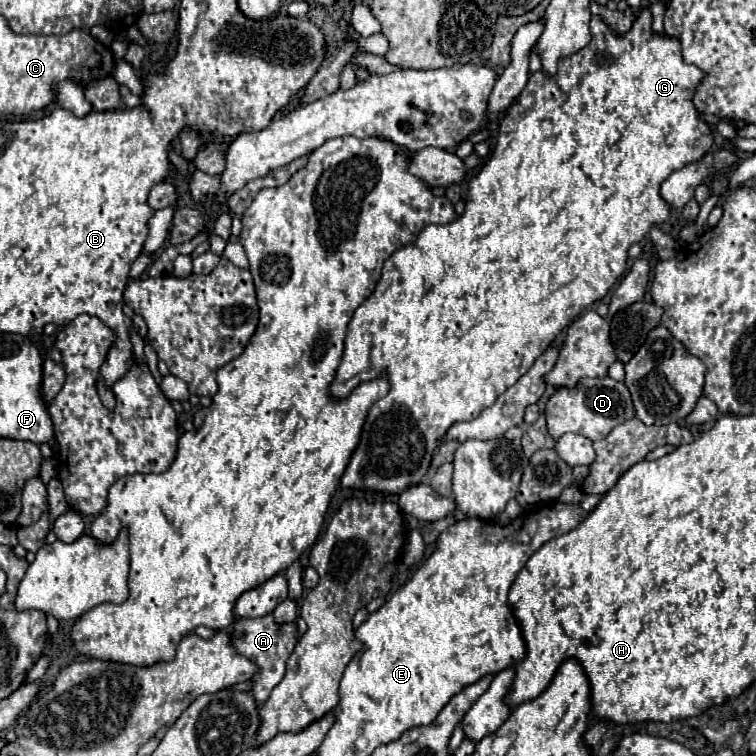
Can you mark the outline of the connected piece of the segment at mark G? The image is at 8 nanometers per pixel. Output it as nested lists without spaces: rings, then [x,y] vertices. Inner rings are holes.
[[[642,8],[640,10],[640,14],[636,16],[636,20],[634,20],[634,26],[632,26],[632,30],[624,36],[624,38],[618,38],[618,36],[614,36],[612,32],[610,32],[610,28],[598,18],[598,16],[592,16],[592,22],[590,22],[590,30],[592,30],[592,40],[590,40],[590,44],[586,46],[586,48],[582,48],[582,50],[578,50],[576,54],[572,54],[572,56],[566,56],[566,58],[562,58],[560,60],[560,64],[558,64],[558,74],[556,76],[546,76],[544,72],[534,72],[532,76],[530,76],[530,80],[528,80],[528,84],[526,84],[526,88],[522,90],[522,94],[516,98],[516,102],[506,110],[506,116],[500,120],[500,128],[498,128],[498,138],[496,138],[496,146],[494,146],[494,150],[492,150],[492,156],[490,156],[490,160],[486,162],[486,166],[480,170],[480,174],[478,176],[474,176],[472,180],[470,180],[470,184],[468,184],[468,196],[466,196],[466,208],[464,208],[464,214],[462,216],[458,216],[454,222],[450,222],[450,224],[444,224],[444,226],[440,226],[440,224],[428,224],[420,234],[418,234],[418,238],[416,238],[416,242],[412,242],[412,244],[408,244],[408,246],[404,246],[404,248],[400,248],[400,250],[396,250],[386,262],[384,262],[384,268],[382,268],[382,278],[380,278],[380,282],[378,282],[378,286],[376,286],[376,290],[372,292],[372,296],[354,312],[354,318],[350,320],[350,324],[348,324],[348,336],[346,336],[346,346],[344,346],[344,356],[342,356],[342,364],[340,364],[340,368],[338,368],[338,372],[336,372],[336,378],[334,378],[334,382],[330,384],[330,388],[328,388],[328,394],[332,396],[332,398],[336,398],[336,400],[342,400],[342,398],[346,398],[346,394],[352,394],[352,390],[356,388],[356,386],[360,386],[362,382],[368,382],[368,380],[374,380],[374,378],[386,378],[388,380],[388,384],[390,384],[390,392],[384,396],[384,398],[380,398],[378,402],[374,402],[374,406],[370,408],[370,412],[368,412],[368,418],[366,418],[366,422],[364,422],[364,428],[362,428],[362,434],[360,434],[360,442],[358,442],[358,446],[356,446],[356,450],[354,450],[354,454],[352,454],[352,458],[350,458],[350,462],[348,462],[348,466],[346,466],[346,472],[344,472],[344,476],[342,476],[342,482],[340,482],[340,486],[344,486],[344,488],[352,488],[352,490],[370,490],[370,492],[380,492],[380,494],[396,494],[396,496],[400,496],[406,488],[410,488],[410,486],[418,486],[418,484],[422,484],[424,482],[424,476],[428,474],[428,470],[430,470],[430,462],[432,462],[432,456],[434,456],[434,452],[436,452],[436,448],[440,446],[440,442],[442,442],[442,438],[444,438],[444,434],[448,432],[448,428],[452,426],[452,424],[456,424],[456,422],[466,422],[466,420],[474,420],[480,412],[482,412],[482,408],[486,408],[486,406],[492,406],[494,402],[496,402],[496,398],[508,388],[508,386],[514,386],[528,370],[530,370],[530,366],[534,364],[534,360],[552,344],[552,340],[582,312],[582,310],[586,310],[586,308],[590,308],[594,302],[598,302],[598,300],[602,300],[606,294],[608,294],[608,290],[616,284],[616,280],[624,274],[624,270],[626,270],[626,260],[628,260],[628,248],[634,244],[634,242],[640,242],[648,232],[650,232],[650,228],[652,226],[656,226],[656,224],[662,224],[666,218],[668,218],[668,214],[670,214],[670,206],[660,198],[660,184],[672,174],[672,172],[676,172],[676,170],[680,170],[680,168],[684,168],[686,164],[692,164],[692,162],[698,162],[698,160],[702,160],[704,158],[704,154],[710,150],[710,146],[712,146],[712,142],[714,142],[714,138],[712,138],[712,132],[710,132],[710,126],[708,124],[704,124],[700,118],[698,118],[698,112],[696,112],[696,108],[694,108],[694,104],[692,104],[692,94],[694,94],[694,88],[696,88],[696,84],[700,82],[700,78],[702,78],[702,72],[700,72],[700,68],[696,68],[694,64],[686,64],[684,62],[684,58],[682,58],[682,54],[680,54],[680,42],[678,40],[670,40],[670,38],[666,38],[664,34],[654,34],[652,32],[652,14],[650,14],[650,10],[648,8]]]

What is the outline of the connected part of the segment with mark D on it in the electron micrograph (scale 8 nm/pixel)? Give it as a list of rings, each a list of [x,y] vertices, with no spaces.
[[[582,378],[572,388],[558,388],[546,404],[546,424],[554,440],[566,432],[586,436],[590,440],[602,440],[614,426],[634,418],[634,406],[624,382],[604,378]]]

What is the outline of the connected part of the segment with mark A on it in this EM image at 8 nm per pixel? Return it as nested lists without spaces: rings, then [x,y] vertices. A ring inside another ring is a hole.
[[[268,612],[266,616],[260,618],[236,618],[236,624],[230,632],[230,644],[234,650],[248,660],[252,660],[258,668],[258,672],[252,676],[252,690],[250,694],[254,696],[256,704],[264,704],[272,692],[272,688],[284,678],[286,672],[286,660],[292,654],[294,646],[298,644],[298,628],[294,622],[290,624],[278,624],[274,620],[274,614]]]

